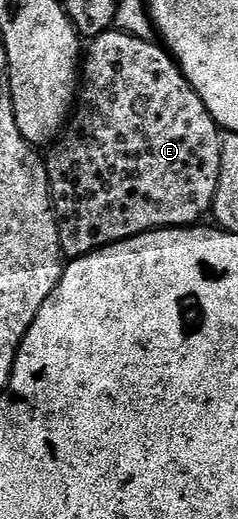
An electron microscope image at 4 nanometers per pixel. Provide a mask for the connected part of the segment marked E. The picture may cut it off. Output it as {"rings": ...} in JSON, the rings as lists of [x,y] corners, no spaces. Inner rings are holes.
{"rings":[[[118,29],[104,31],[88,44],[83,55],[83,78],[79,83],[79,98],[75,103],[76,110],[72,112],[63,134],[52,144],[53,152],[45,159],[45,168],[49,178],[49,192],[53,195],[53,209],[57,212],[57,228],[61,253],[66,260],[72,261],[89,255],[92,251],[101,251],[112,243],[142,235],[148,231],[160,231],[162,227],[192,227],[200,224],[204,215],[208,216],[213,210],[215,191],[219,184],[220,147],[222,128],[217,126],[211,117],[207,105],[195,93],[173,56],[164,46],[148,39],[128,35]]]}

